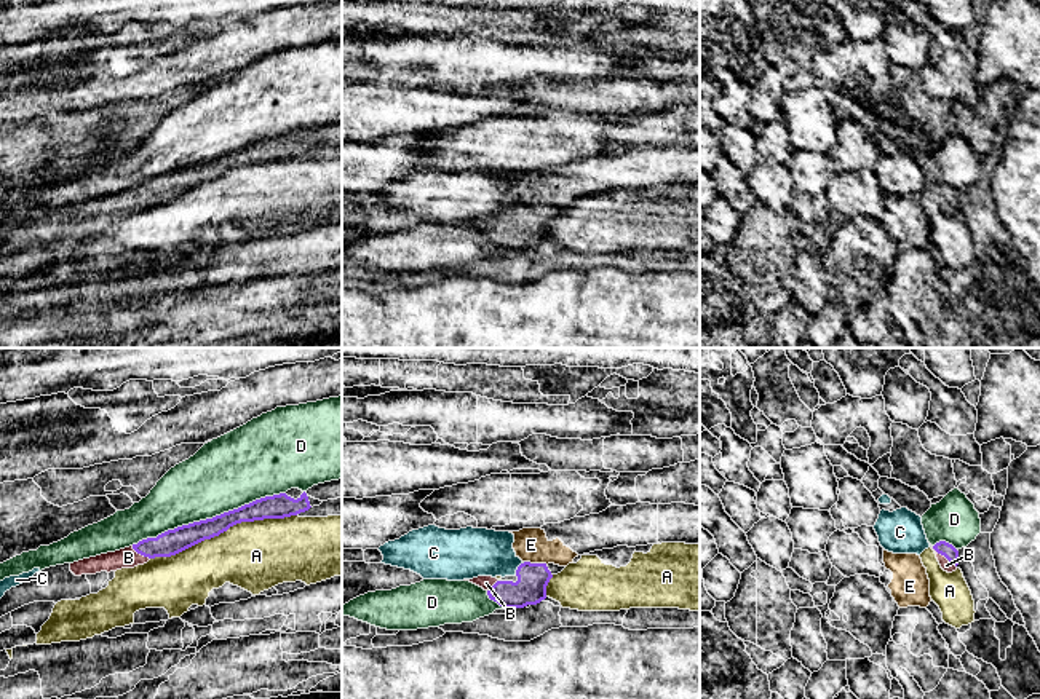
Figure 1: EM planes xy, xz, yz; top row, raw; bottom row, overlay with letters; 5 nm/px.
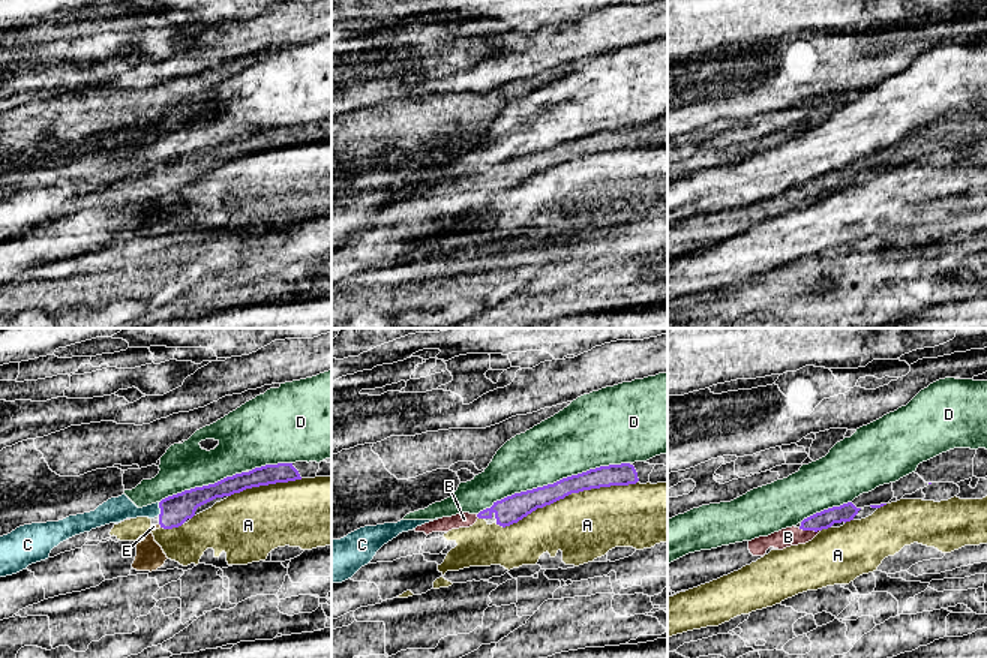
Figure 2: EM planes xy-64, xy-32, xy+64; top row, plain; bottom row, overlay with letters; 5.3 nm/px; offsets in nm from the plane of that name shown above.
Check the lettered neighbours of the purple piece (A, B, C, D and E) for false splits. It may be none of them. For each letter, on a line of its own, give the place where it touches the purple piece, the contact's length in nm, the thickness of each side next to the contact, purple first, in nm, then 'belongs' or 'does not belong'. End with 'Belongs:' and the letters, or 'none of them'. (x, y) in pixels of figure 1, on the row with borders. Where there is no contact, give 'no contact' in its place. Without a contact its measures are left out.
A: xy (222, 532) | 750 nm | 120/360 nm | does not belong
B: yz (944, 556) | 160 nm | 70/60 nm | belongs
C: xz (518, 567) | 80 nm | 160/240 nm | does not belong
D: xy (208, 519) | 800 nm | 130/360 nm | does not belong
E: xz (535, 564) | 120 nm | 160/180 nm | does not belong
Belongs: B

